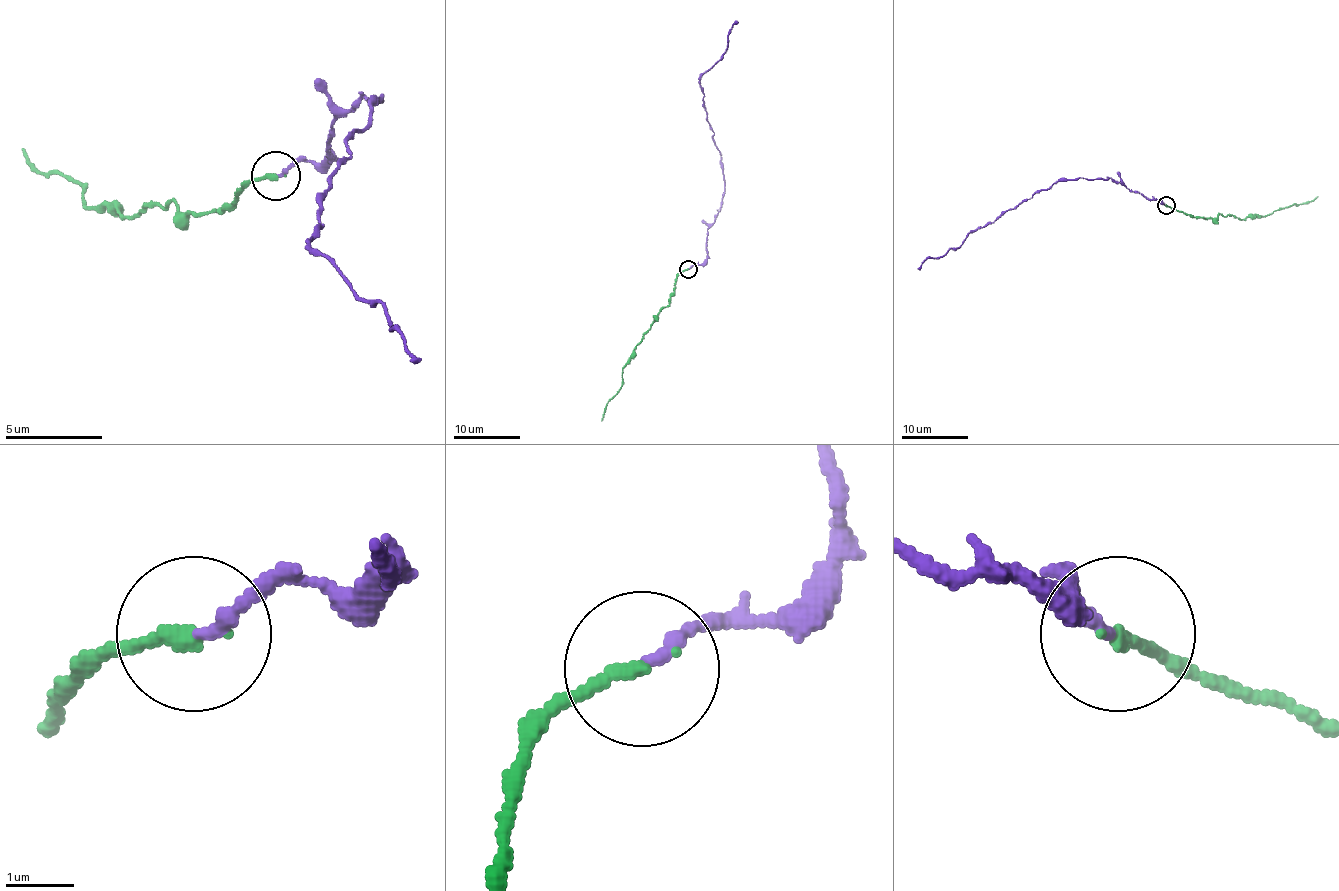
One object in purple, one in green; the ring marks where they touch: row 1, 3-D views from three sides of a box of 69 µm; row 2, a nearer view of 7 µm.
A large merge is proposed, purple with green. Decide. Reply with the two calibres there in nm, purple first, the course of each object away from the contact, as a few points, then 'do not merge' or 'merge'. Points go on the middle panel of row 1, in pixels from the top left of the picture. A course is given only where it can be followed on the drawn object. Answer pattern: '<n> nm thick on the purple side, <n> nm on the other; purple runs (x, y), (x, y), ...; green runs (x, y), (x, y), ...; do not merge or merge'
180 nm thick on the purple side, 200 nm on the other; purple runs (687, 268), (704, 261), (706, 233), (724, 191), (723, 162), (699, 79), (726, 50), (728, 32), (736, 20); green runs (687, 269), (677, 276), (671, 301), (636, 346), (622, 370), (622, 387), (607, 403), (600, 420); merge

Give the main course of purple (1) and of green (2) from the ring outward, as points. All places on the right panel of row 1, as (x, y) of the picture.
1: (1165, 205), (1110, 179), (1059, 179), (976, 229), (957, 247), (939, 257), (929, 257), (917, 269)
2: (1166, 205), (1198, 217), (1217, 217), (1220, 214), (1243, 219), (1264, 217), (1309, 202), (1317, 195)

